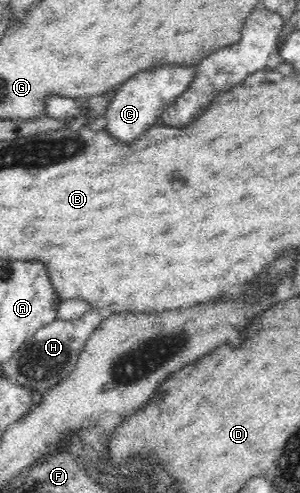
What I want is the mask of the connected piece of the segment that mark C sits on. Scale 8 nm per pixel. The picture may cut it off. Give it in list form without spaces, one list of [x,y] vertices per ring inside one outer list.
[[[161,65],[153,71],[145,71],[137,77],[133,76],[129,81],[116,87],[115,97],[107,106],[99,126],[121,143],[137,141],[149,128],[160,124],[159,120],[165,107],[189,87],[195,70],[195,65],[173,65],[173,67]]]

